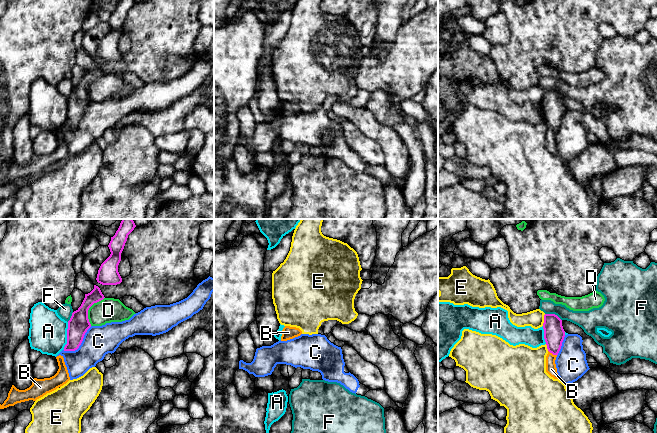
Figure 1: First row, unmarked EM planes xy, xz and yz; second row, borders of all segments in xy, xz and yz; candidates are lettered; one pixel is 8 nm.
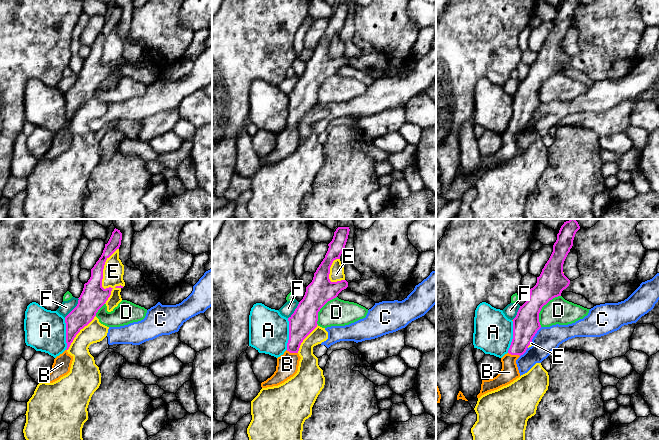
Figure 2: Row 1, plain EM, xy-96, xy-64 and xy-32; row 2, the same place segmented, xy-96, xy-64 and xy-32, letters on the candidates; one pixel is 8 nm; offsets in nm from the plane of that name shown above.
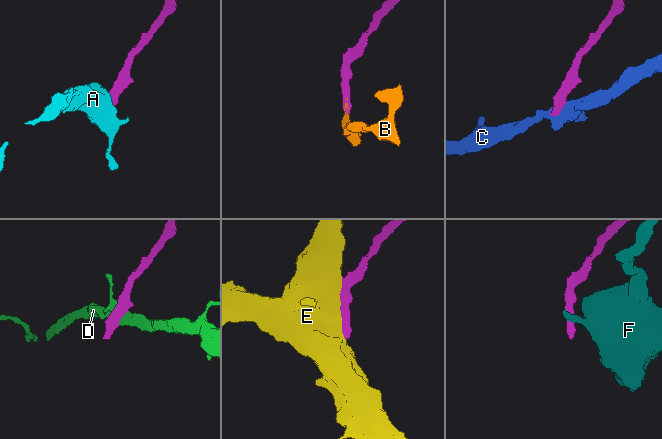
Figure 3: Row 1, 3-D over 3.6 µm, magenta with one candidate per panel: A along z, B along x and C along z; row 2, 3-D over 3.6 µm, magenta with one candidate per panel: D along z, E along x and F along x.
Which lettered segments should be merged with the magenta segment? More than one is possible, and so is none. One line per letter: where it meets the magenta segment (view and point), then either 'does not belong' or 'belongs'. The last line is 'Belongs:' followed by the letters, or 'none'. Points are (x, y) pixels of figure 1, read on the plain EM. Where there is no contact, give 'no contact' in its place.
A: meets magenta in xy at (67, 112); does not belong
B: meets magenta in yz at (552, 129); belongs
C: meets magenta in xy at (80, 120); does not belong
D: meets magenta in xy at (88, 85); does not belong
E: meets magenta in yz at (544, 96); does not belong
F: meets magenta in yz at (553, 90); does not belong
Belongs: B

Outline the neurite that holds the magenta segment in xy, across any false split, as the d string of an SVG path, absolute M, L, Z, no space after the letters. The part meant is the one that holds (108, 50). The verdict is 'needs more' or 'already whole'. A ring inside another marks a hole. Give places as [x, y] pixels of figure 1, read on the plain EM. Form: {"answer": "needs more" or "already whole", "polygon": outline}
{"answer": "already whole", "polygon": "M120 0L115 11L111 13L108 21L110 25L110 32L101 40L98 50L97 58L102 61L117 61L122 58L122 54L118 48L118 41L121 37L121 29L124 25L128 11L136 3L135 0Z"}

